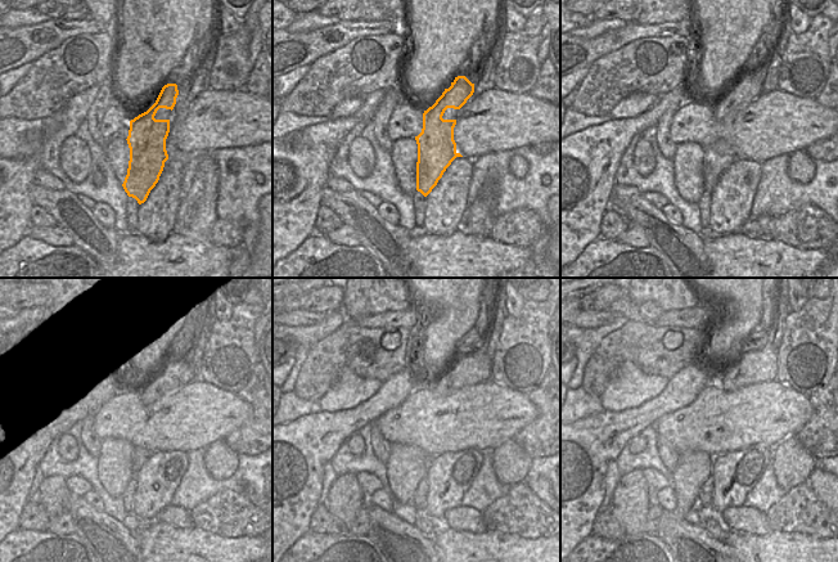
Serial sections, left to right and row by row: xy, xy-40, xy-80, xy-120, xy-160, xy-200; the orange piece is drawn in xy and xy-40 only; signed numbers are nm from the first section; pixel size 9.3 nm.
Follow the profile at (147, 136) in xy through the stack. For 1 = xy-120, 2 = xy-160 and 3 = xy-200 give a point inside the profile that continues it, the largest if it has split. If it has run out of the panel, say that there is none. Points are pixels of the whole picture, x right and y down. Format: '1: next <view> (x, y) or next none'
1: next xy-120 (178, 372)
2: next xy-160 (473, 368)
3: next xy-200 (756, 365)

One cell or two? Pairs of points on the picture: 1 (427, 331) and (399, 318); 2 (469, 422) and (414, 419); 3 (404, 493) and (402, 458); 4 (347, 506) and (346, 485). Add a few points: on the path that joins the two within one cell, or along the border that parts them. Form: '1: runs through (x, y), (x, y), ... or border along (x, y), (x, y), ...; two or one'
1: border along (411, 308), (417, 314), (418, 326); two
2: runs through (455, 422), (428, 421); one
3: runs through (402, 484), (402, 467); one
4: runs through (346, 500), (346, 490); one

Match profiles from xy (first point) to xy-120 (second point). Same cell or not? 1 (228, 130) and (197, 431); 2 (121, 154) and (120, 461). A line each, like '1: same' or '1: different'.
1: same
2: same

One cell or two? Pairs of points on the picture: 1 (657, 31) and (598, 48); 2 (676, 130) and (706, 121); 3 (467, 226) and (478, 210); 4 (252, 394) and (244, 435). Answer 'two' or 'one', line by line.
1: one
2: one
3: one
4: one

